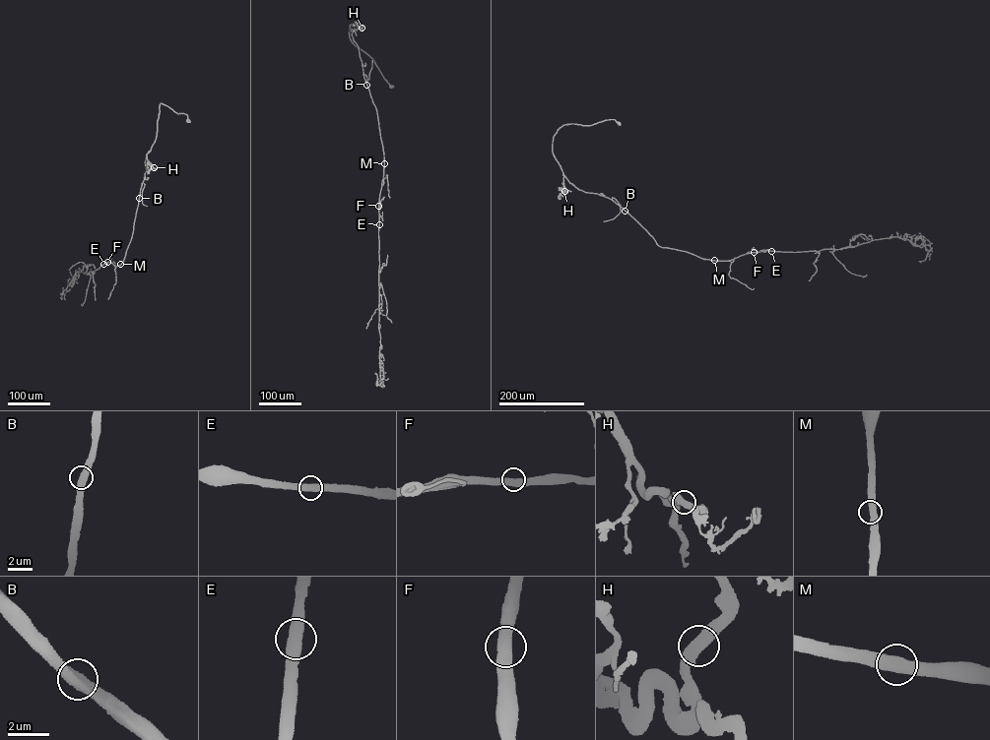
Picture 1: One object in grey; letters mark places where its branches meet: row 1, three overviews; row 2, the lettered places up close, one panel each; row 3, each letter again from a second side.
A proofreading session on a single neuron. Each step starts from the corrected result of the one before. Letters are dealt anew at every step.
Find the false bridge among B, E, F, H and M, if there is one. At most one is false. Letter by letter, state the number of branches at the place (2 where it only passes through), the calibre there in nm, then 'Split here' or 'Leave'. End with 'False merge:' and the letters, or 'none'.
B: Branches: 2. Thickness 500 nm. Leave
E: Branches: 2. Thickness 550 nm. Leave
F: Branches: 2. Thickness 500 nm. Leave
H: Branches: 2. Thickness 550 nm. Leave
M: Branches: 2. Thickness 500 nm. Leave
False merge: none

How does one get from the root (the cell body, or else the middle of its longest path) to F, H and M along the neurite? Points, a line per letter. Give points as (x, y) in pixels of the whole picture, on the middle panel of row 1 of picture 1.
F: (392, 86), (373, 60), (351, 40), (349, 33), (351, 24), (364, 79), (376, 109), (383, 153), (378, 206)
H: (392, 86), (373, 60), (351, 40), (350, 25), (354, 27), (353, 31), (351, 30), (362, 28)
M: (392, 86), (373, 60), (351, 40), (349, 33), (351, 24), (364, 79), (376, 109), (384, 163)

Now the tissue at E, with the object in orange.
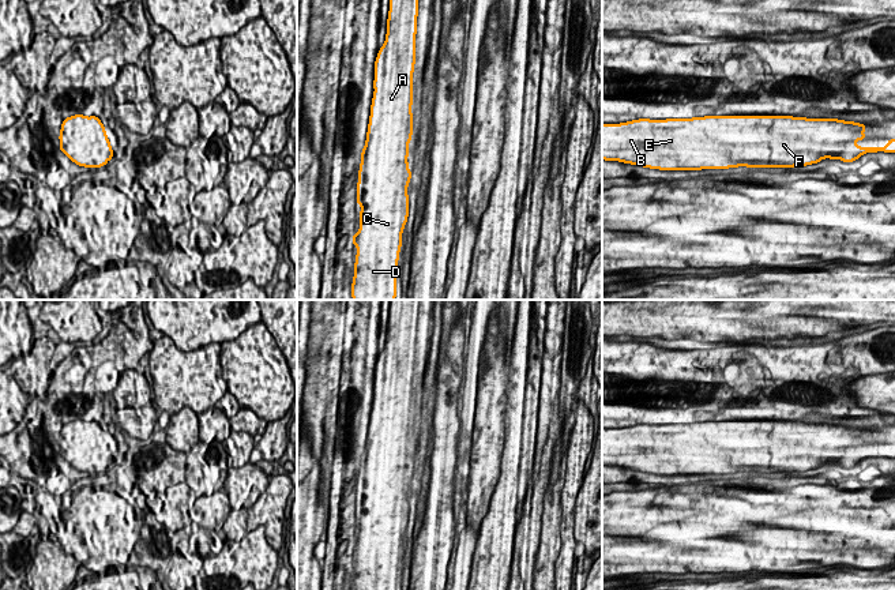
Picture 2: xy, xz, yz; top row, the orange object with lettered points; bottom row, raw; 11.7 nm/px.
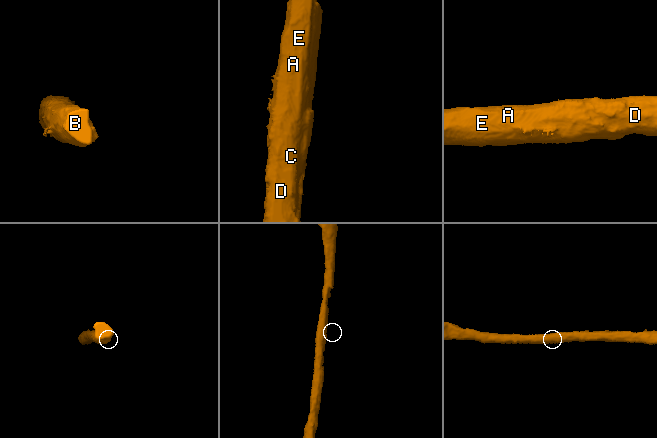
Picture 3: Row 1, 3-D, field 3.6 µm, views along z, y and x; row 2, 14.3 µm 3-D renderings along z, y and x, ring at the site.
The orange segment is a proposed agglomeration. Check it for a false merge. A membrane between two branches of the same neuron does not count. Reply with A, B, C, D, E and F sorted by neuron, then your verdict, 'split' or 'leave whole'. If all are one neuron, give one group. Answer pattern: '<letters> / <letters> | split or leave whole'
A B C D E F | leave whole

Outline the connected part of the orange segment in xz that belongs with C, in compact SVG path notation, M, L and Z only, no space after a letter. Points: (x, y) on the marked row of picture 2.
M390 0L386 42L375 63L375 93L365 147L357 184L357 204L361 206L360 230L353 234L357 245L353 300L395 300L398 259L402 232L409 215L407 185L409 142L413 134L413 71L415 63L418 0Z

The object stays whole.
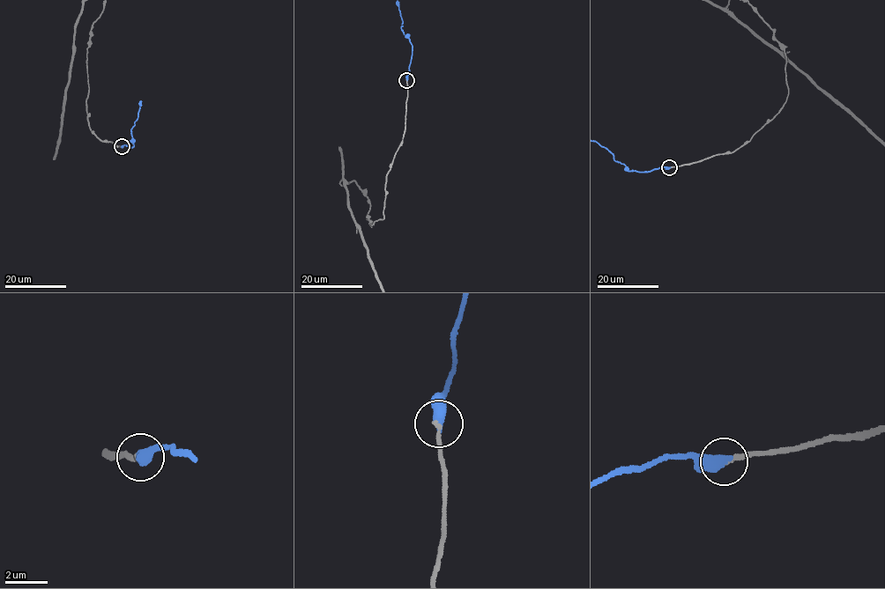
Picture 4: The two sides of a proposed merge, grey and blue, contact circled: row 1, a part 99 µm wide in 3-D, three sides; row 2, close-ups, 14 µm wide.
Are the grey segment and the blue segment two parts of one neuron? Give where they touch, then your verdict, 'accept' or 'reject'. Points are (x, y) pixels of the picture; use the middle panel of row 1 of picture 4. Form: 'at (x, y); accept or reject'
at (406, 80); accept

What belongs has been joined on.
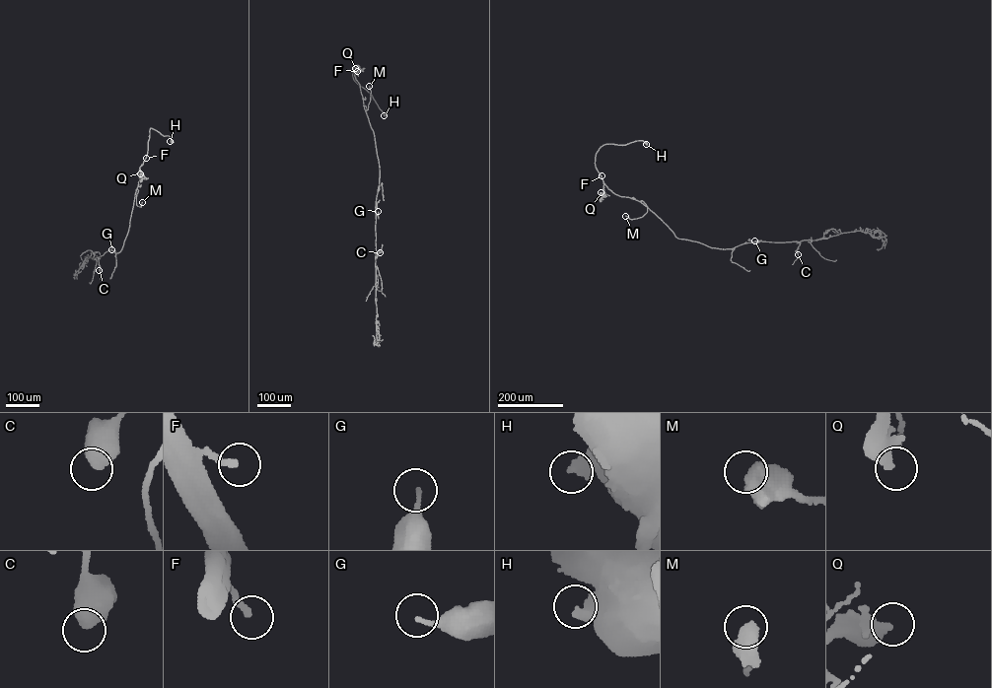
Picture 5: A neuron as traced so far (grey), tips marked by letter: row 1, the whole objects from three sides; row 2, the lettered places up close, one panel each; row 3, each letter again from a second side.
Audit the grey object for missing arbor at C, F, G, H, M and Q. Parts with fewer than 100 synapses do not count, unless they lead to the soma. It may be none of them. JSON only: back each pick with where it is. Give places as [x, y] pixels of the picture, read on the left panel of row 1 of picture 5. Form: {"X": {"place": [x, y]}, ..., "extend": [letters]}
{"extend": []}

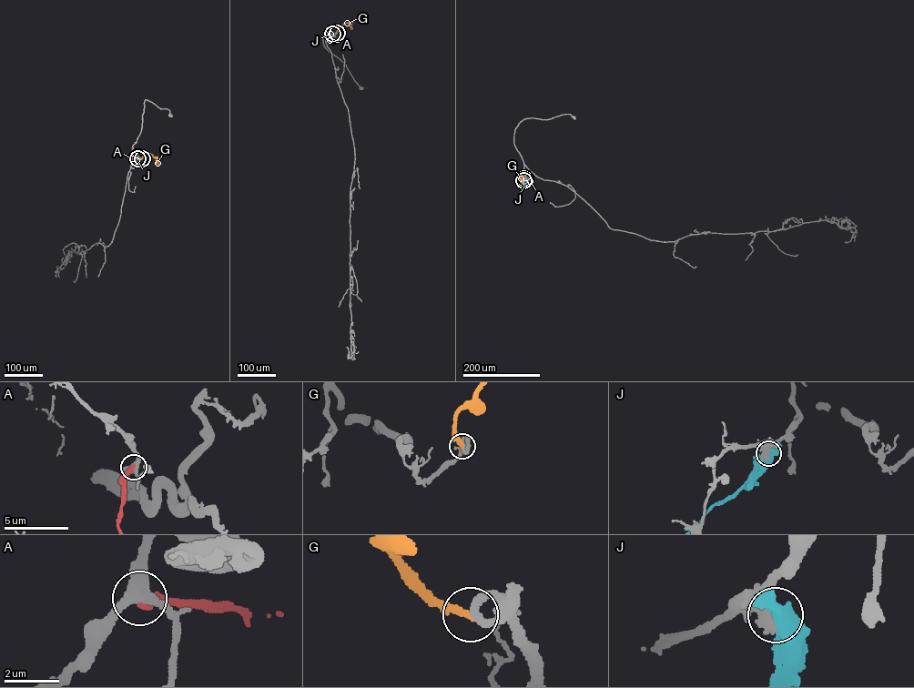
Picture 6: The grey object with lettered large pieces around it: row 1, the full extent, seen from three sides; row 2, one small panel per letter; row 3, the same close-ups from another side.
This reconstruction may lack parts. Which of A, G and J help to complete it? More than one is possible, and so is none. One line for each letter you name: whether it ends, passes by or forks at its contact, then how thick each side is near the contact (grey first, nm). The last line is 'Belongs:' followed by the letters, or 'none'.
Belongs: none

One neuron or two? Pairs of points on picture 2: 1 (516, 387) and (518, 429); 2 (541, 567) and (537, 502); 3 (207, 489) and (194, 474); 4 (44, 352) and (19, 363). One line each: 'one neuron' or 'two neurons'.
1: one neuron
2: two neurons
3: one neuron
4: one neuron

